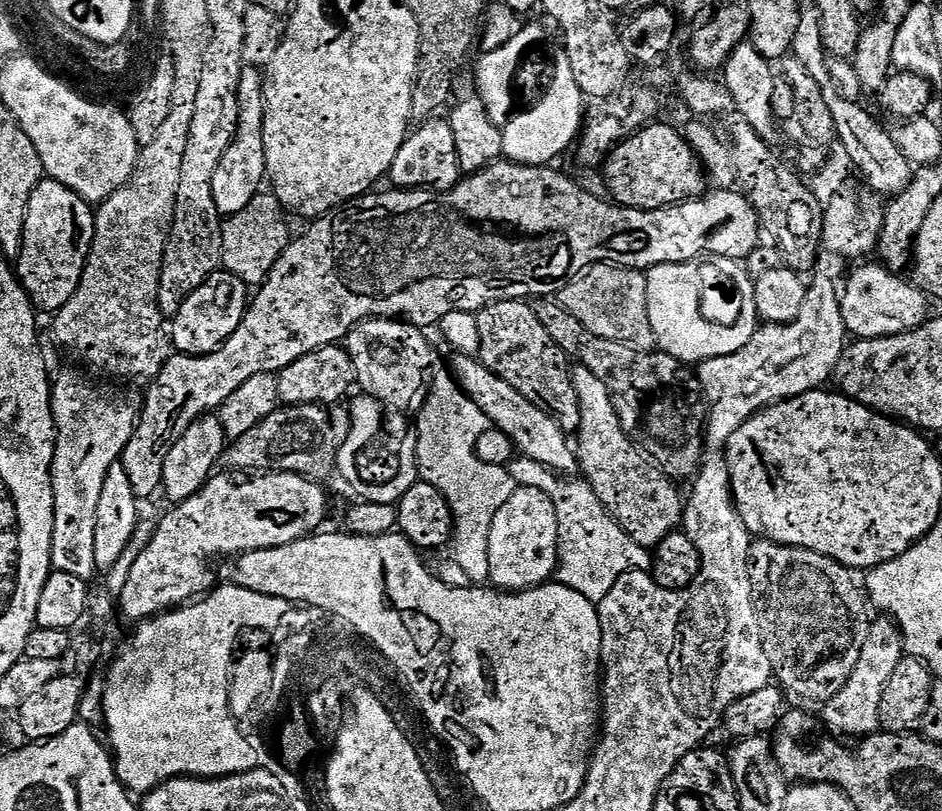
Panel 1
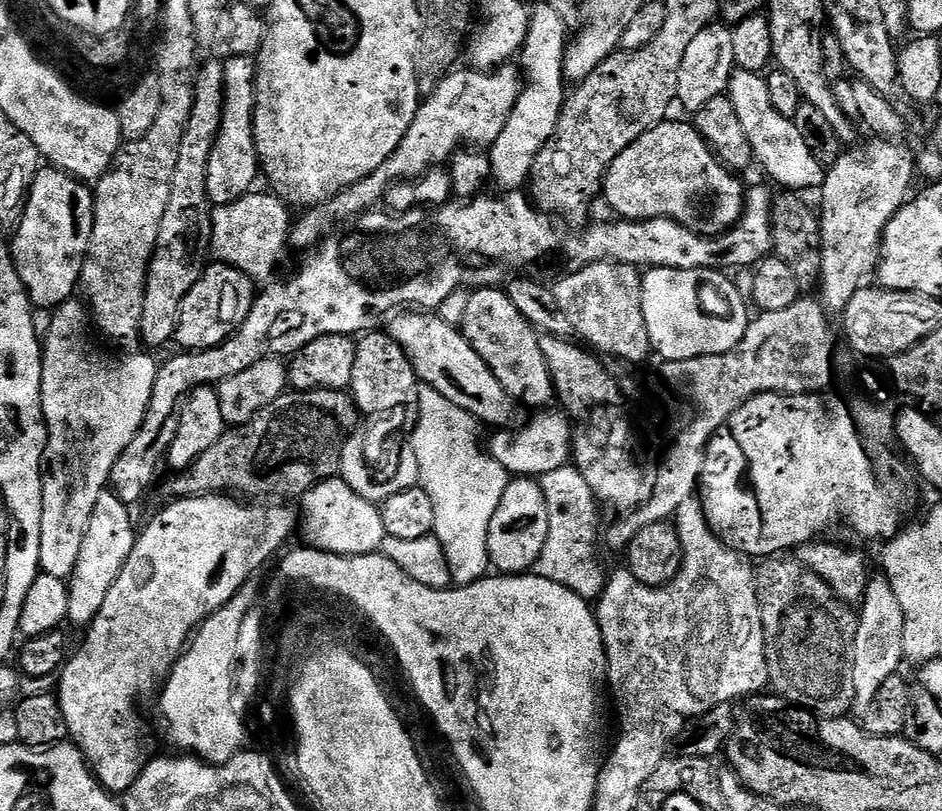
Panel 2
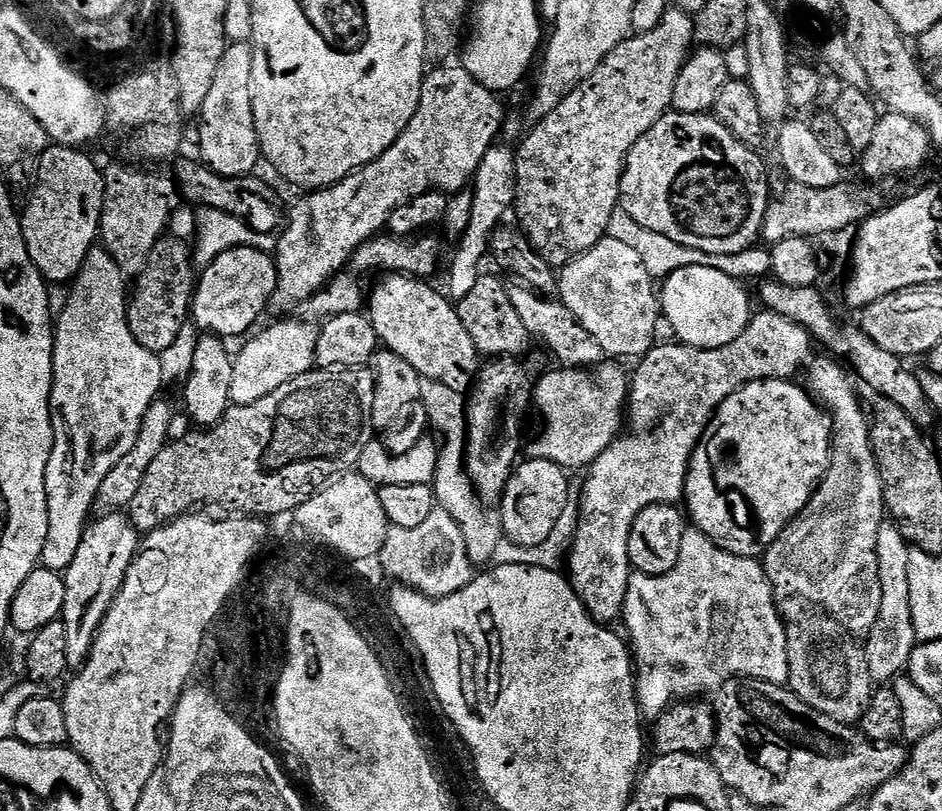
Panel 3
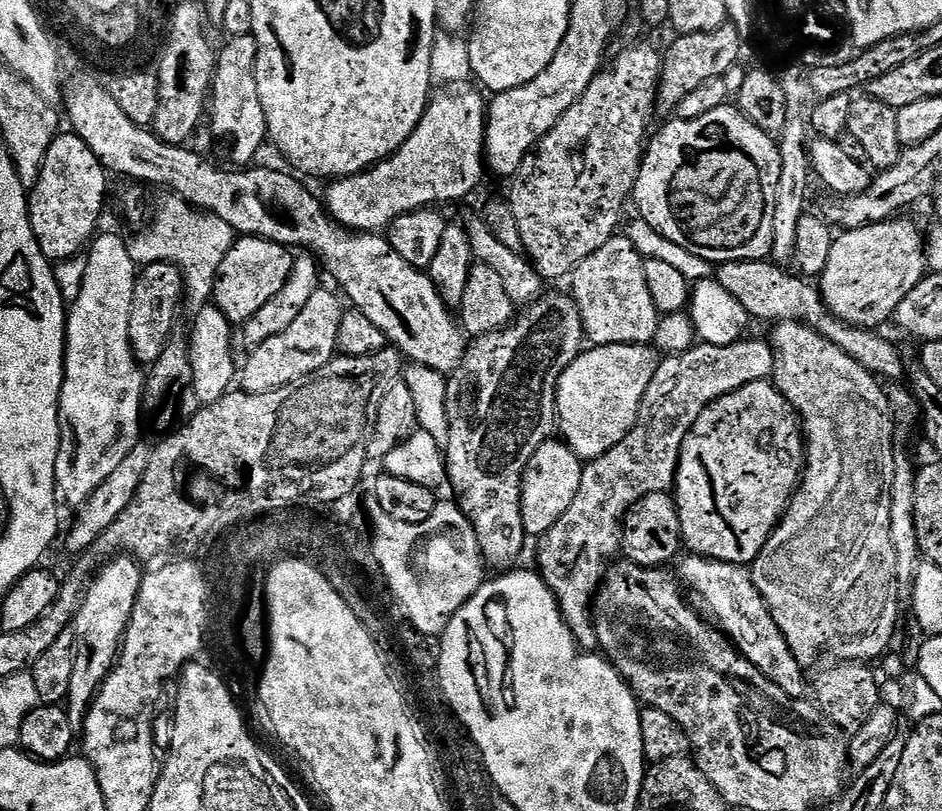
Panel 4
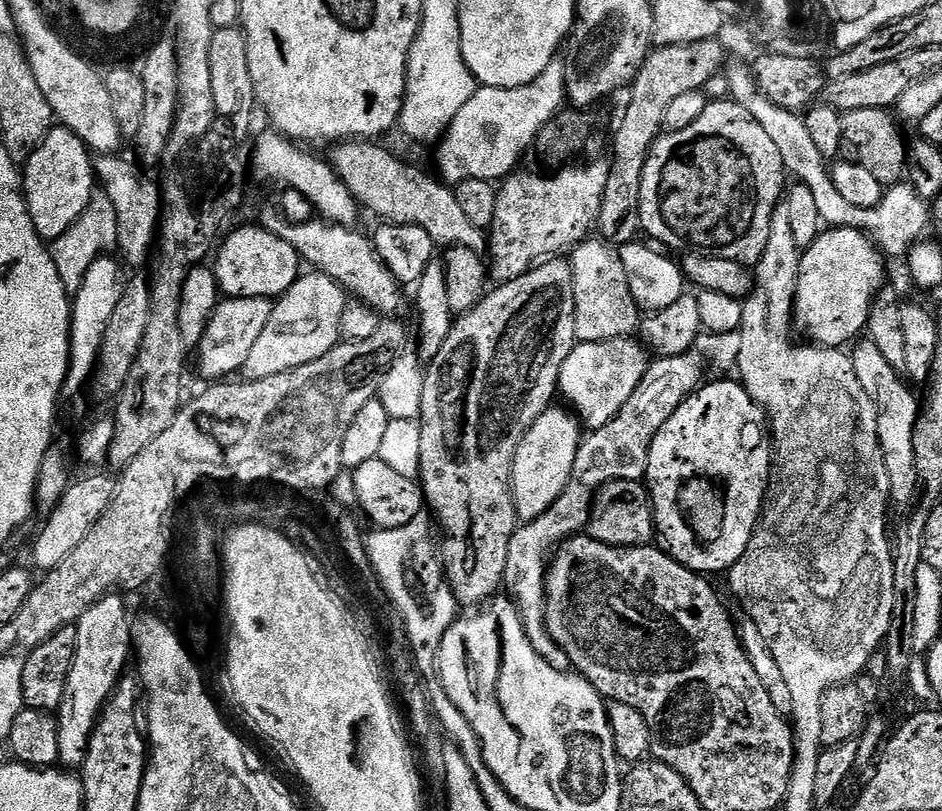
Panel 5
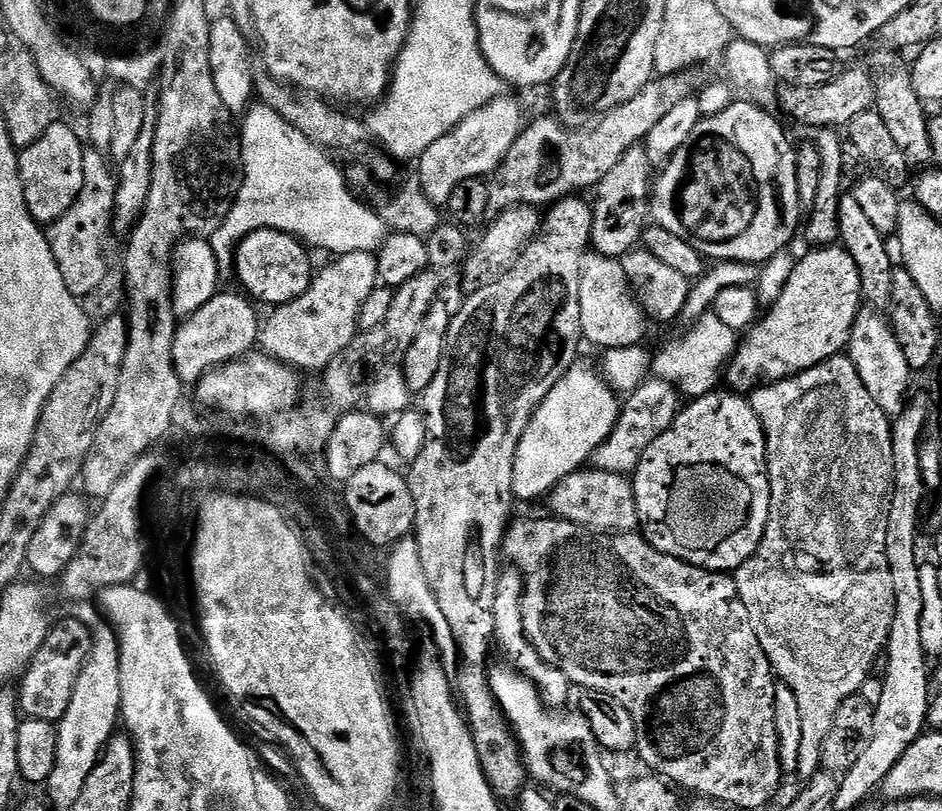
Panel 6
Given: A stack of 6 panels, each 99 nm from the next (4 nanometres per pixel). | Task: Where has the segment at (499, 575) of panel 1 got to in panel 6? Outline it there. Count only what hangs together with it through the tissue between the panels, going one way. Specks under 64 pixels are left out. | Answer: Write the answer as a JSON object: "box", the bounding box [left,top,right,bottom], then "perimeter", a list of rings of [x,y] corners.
{"box":[512,362,622,501],"perimeter":[[[577,362],[542,398],[518,442],[514,458],[512,495],[517,501],[547,497],[562,478],[581,471],[614,430],[622,400],[611,383],[597,369],[596,372],[590,365]]]}

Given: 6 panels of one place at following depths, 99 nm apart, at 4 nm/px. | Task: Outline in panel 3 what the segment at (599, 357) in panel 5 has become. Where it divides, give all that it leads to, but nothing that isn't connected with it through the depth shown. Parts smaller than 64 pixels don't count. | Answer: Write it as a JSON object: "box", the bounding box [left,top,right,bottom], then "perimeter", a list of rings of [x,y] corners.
{"box":[526,363,630,470],"perimeter":[[[619,363],[600,364],[597,380],[591,376],[591,371],[563,366],[557,367],[557,372],[545,371],[539,377],[534,404],[544,415],[544,429],[532,445],[527,445],[526,452],[531,459],[549,460],[565,470],[583,469],[595,462],[598,454],[621,435],[630,376],[616,364]]]}

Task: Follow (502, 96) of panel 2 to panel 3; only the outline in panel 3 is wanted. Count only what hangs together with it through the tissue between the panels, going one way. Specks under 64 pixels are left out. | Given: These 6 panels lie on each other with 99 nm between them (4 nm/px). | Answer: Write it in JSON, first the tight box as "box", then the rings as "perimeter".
{"box":[271,66,506,314],"perimeter":[[[462,66],[456,68],[436,68],[424,77],[420,91],[420,105],[414,118],[406,126],[403,134],[374,162],[365,168],[352,172],[342,182],[330,188],[309,191],[292,208],[292,221],[283,229],[288,241],[274,251],[274,259],[279,265],[276,270],[276,289],[272,295],[271,311],[292,314],[296,307],[307,305],[308,301],[321,291],[333,278],[341,275],[344,268],[355,257],[357,250],[369,240],[381,235],[388,227],[390,214],[406,202],[424,196],[427,192],[453,194],[471,185],[476,171],[486,158],[486,154],[497,143],[496,135],[501,135],[506,114],[500,105],[501,97],[482,86]]]}

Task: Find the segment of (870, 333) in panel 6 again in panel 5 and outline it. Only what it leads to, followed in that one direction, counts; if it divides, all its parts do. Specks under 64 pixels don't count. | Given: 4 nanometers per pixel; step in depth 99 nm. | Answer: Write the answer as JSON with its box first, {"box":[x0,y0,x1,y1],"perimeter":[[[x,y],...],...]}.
{"box":[851,339,921,507],"perimeter":[[[861,339],[851,351],[854,372],[862,390],[870,397],[876,408],[878,418],[878,438],[882,446],[883,460],[886,462],[887,476],[890,478],[891,494],[889,499],[896,507],[908,505],[917,495],[917,467],[914,466],[913,430],[921,407],[911,390],[900,380],[899,371],[890,366],[878,346],[872,340]]]}

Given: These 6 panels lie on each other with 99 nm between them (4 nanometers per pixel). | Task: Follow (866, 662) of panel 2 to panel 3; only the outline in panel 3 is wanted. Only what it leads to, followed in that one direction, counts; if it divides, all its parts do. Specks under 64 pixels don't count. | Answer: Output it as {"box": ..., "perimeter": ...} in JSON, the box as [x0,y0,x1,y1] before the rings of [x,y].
{"box":[862,520,917,682],"perimeter":[[[890,520],[880,524],[878,532],[878,564],[879,585],[882,586],[882,603],[879,616],[873,628],[866,633],[862,647],[866,654],[866,662],[870,666],[873,681],[887,680],[892,682],[907,669],[910,654],[917,646],[913,616],[911,612],[909,554],[911,547],[900,528]]]}

